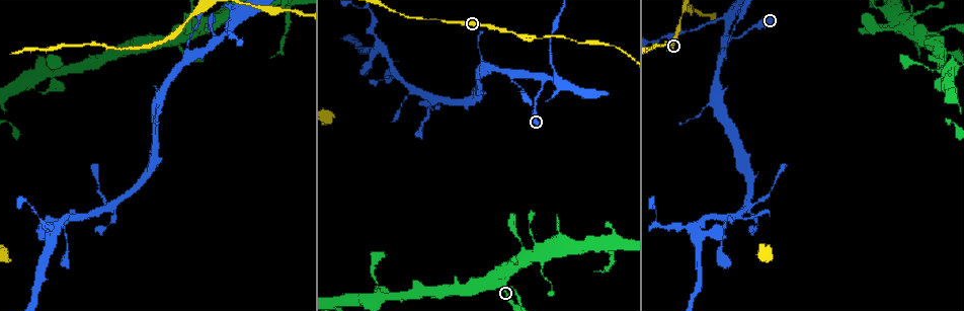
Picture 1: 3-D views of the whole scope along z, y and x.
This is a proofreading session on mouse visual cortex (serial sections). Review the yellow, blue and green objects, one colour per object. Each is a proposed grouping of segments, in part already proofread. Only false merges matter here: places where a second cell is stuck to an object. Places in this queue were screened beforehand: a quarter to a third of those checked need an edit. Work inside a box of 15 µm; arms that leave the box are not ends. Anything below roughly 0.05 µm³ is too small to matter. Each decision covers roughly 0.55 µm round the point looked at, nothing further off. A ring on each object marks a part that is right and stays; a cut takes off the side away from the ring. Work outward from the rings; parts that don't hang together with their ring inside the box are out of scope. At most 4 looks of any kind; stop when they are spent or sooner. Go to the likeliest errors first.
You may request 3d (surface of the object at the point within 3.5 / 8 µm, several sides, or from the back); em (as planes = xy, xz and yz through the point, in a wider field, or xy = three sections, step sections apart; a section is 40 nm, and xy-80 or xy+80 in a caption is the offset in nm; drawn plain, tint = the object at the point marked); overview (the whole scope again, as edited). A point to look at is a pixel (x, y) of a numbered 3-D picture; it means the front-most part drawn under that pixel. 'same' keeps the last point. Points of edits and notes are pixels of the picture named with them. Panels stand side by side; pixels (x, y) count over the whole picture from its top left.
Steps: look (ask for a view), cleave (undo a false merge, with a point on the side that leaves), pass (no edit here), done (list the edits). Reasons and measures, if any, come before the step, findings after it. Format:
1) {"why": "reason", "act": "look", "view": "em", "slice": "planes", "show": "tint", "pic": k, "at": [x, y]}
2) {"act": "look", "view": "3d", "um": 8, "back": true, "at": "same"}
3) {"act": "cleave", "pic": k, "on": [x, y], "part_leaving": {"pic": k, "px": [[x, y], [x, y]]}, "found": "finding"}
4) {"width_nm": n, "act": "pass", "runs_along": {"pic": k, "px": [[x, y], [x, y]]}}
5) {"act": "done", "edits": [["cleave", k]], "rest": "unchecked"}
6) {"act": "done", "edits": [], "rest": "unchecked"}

{"why": "side arm on a straight run", "act": "look", "view": "3d", "um": 3.5, "pic": 1, "at": [516, 73]}

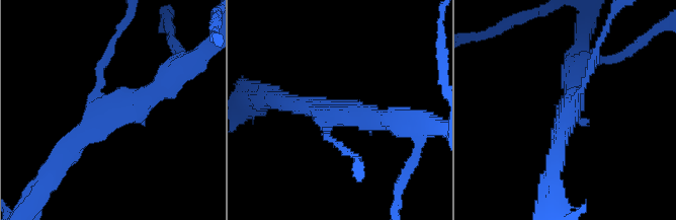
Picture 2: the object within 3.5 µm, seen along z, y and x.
{"arms": 3, "arm_widths_nm": [150, 300, 350], "why": "need the tissue", "act": "look", "view": "em", "slice": "xy", "step": 2, "show": "tint", "pic": 2, "at": [335, 111]}

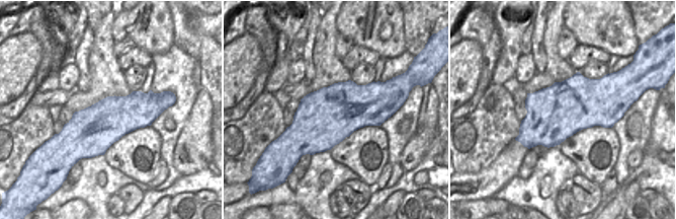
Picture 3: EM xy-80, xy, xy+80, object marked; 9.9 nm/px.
{"act": "pass", "found": "one cell here"}

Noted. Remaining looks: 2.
{"why": "small branch off a trunk", "act": "look", "view": "3d", "um": 3.5, "back": true, "pic": 1, "at": [559, 80]}

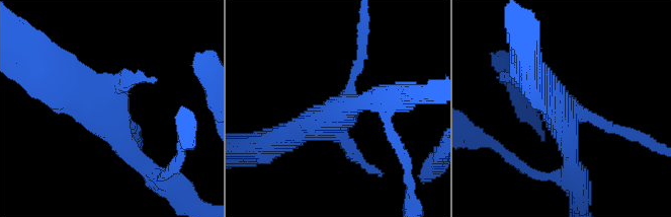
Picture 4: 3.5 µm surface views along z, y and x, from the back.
{"arms": 4, "arm_widths_nm": [150, 250, 300, 450], "act": "look", "view": "em", "slice": "xy", "step": 3, "show": "tint", "pic": 4, "at": [119, 125]}

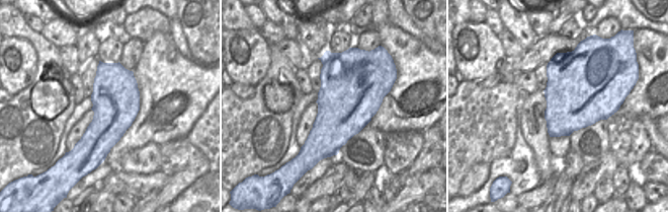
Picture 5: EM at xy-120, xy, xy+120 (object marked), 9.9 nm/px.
{"width_nm": 650, "act": "cleave", "pic": 4, "on": [362, 41], "part_leaving": {"pic": 4, "px": [[354, 75], [363, 46], [363, 22]]}, "found": "a second cell is stuck on"}

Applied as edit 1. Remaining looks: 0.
{"act": "done", "edits": [["cleave", 4]], "rest": "unchecked"}

